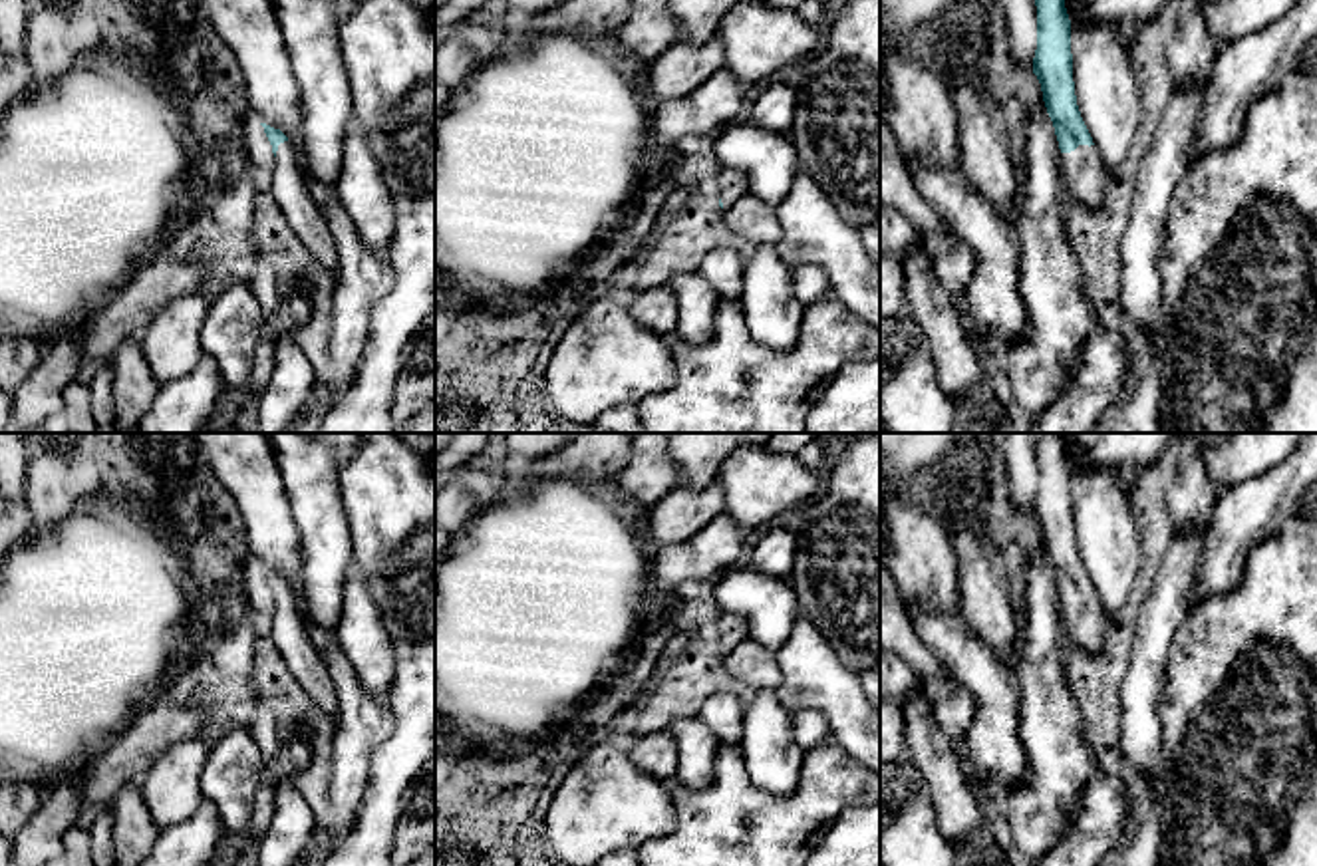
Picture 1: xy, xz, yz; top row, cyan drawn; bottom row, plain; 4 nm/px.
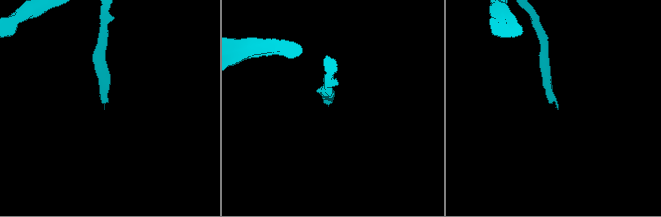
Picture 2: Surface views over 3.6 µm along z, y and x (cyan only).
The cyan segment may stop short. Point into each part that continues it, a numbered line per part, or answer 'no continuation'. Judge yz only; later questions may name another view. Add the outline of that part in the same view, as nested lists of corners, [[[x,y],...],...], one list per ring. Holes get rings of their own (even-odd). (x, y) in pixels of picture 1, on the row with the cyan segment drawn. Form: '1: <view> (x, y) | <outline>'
1: yz (1081, 169) | [[[1079,145],[1071,153],[1061,153],[1059,167],[1069,201],[1098,209],[1104,197],[1104,171],[1097,147]]]

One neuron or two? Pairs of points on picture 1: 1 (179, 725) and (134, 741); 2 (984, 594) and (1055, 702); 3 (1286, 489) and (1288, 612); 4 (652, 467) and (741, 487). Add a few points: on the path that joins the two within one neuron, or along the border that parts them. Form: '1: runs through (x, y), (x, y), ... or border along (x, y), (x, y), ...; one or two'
1: runs through (167, 725), (155, 725), (146, 735); one
2: border along (1018, 604), (1022, 636); two
3: border along (1294, 509), (1274, 533), (1250, 549); two
4: border along (718, 475), (724, 487), (724, 509), (741, 525); two

